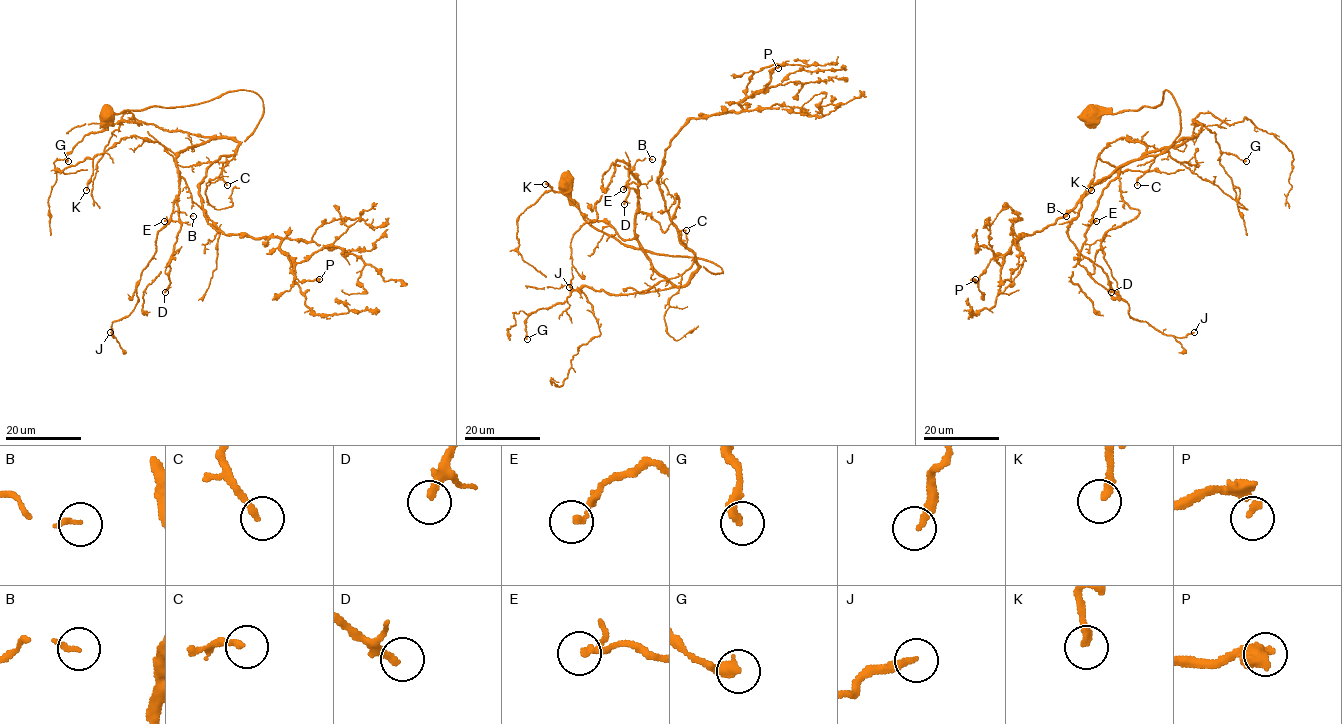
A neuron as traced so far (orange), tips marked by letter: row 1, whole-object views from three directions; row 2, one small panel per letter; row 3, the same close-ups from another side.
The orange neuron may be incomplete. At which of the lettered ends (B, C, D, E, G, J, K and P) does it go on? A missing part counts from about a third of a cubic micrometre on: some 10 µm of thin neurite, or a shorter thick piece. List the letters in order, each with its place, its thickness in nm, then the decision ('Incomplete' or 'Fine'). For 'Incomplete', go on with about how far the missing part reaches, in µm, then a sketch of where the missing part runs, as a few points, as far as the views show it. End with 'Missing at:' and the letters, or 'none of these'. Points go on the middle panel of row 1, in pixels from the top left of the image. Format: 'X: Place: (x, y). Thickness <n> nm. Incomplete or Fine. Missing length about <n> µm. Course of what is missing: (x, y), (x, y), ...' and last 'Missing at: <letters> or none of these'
B: Place: (652, 159). Thickness 160 nm. Fine
C: Place: (686, 230). Thickness 200 nm. Fine
D: Place: (624, 204). Thickness 240 nm. Fine
E: Place: (623, 189). Thickness 200 nm. Fine
G: Place: (527, 339). Thickness 360 nm. Fine
J: Place: (569, 287). Thickness 220 nm. Fine
K: Place: (545, 184). Thickness 280 nm. Fine
P: Place: (778, 68). Thickness 280 nm. Incomplete. Missing length about 20 µm
Missing at: P

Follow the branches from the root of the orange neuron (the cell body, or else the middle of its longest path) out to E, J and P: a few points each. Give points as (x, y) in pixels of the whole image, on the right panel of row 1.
E: (1092, 116), (1155, 107), (1166, 90), (1180, 115), (1173, 142), (1193, 138), (1128, 161), (1096, 221)
J: (1092, 116), (1176, 100), (1173, 142), (1193, 138), (1097, 183), (1068, 235), (1132, 317), (1194, 332)
P: (1092, 116), (1155, 107), (1166, 90), (1180, 134), (1093, 183), (1070, 211), (1019, 237), (975, 279)

